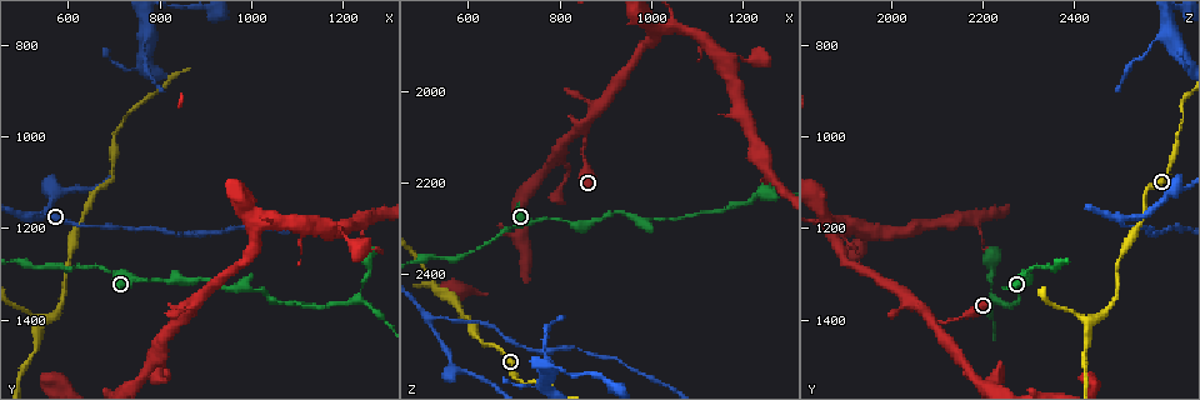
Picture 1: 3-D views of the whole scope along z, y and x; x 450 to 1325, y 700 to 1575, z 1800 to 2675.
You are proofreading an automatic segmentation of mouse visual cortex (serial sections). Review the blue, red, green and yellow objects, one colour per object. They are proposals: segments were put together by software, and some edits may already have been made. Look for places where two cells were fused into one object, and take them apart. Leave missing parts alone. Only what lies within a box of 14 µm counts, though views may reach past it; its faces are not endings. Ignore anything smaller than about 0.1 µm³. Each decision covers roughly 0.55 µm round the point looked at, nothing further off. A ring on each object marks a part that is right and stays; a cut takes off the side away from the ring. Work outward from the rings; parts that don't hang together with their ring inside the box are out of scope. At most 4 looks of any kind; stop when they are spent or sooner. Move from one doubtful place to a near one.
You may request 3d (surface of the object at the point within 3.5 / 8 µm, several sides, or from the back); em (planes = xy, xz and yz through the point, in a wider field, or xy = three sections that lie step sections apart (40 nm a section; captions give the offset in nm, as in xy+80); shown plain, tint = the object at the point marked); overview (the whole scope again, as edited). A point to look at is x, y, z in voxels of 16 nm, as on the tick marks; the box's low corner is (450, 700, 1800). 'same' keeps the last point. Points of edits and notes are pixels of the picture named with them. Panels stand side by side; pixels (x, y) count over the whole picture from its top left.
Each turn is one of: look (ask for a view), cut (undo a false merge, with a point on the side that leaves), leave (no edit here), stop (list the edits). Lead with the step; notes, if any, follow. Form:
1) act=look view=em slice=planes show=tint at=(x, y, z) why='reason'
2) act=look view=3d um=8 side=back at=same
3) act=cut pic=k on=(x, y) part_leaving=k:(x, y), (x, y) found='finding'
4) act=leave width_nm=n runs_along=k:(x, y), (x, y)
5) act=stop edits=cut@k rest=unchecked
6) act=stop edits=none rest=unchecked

act=look view=3d um=3.5 at=(510, 1170, 2485)

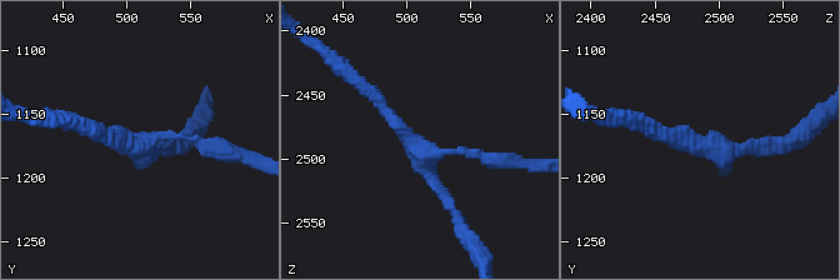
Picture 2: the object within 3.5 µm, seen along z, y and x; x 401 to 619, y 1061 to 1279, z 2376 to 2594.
act=look view=em slice=xy step=3 show=tint at=(508, 1178, 2488) why='shape alone is not enough'

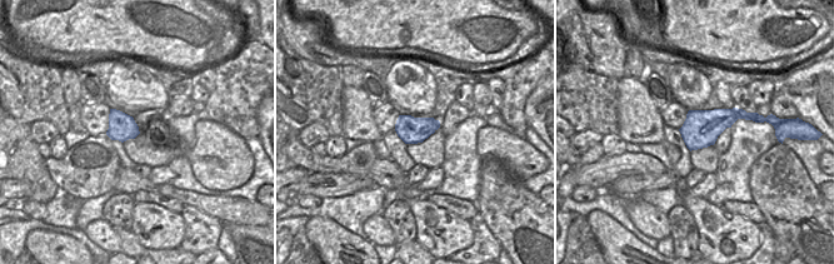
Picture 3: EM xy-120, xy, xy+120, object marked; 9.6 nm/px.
act=leave arms=3 runs_along=2:(486, 160), (464, 150), (429, 158), (360, 84) found='all the same cell'

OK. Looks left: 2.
act=look view=3d um=3.5 at=(995, 1335, 2280)

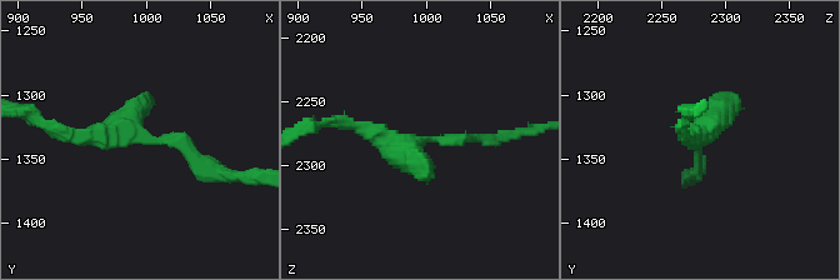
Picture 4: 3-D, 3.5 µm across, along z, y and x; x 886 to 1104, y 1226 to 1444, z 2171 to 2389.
act=look view=em slice=xy step=3 show=tint at=(996, 1332, 2280) why='now the EM'

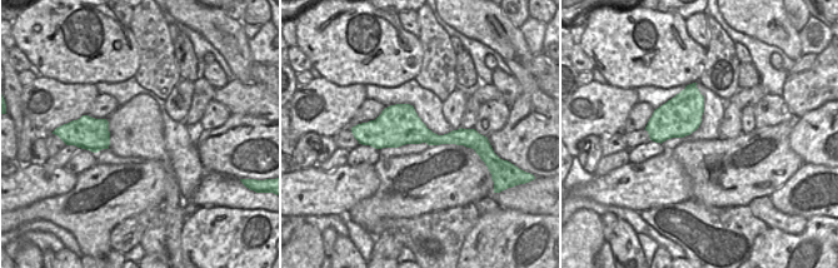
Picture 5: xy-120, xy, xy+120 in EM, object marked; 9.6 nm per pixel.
act=leave width_nm=400 runs_along=5:(367, 127), (474, 142) found='all the same cell'

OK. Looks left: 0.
act=stop edits=none rest=unchecked

